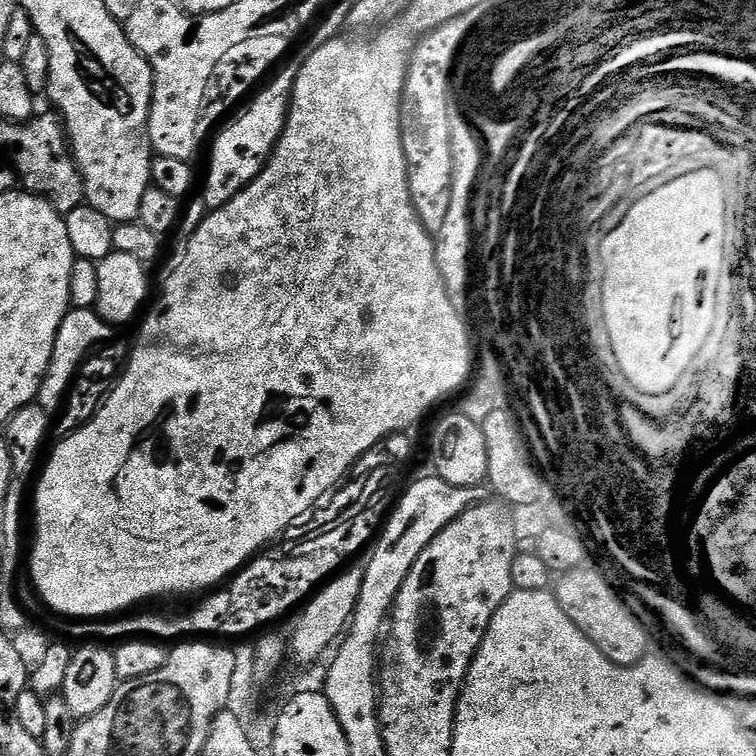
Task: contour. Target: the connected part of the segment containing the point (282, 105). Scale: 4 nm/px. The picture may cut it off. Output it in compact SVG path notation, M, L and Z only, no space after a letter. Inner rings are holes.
M288 66L281 67L275 73L271 83L262 90L265 91L255 98L248 110L233 124L225 123L215 133L211 141L211 144L213 143L212 161L208 164L208 177L204 180L205 209L211 210L226 206L230 198L234 198L246 185L254 182L254 178L258 178L261 170L268 165L268 159L272 157L276 143L280 141L284 127L288 125L288 109L292 98L293 83L293 69L288 69Z

